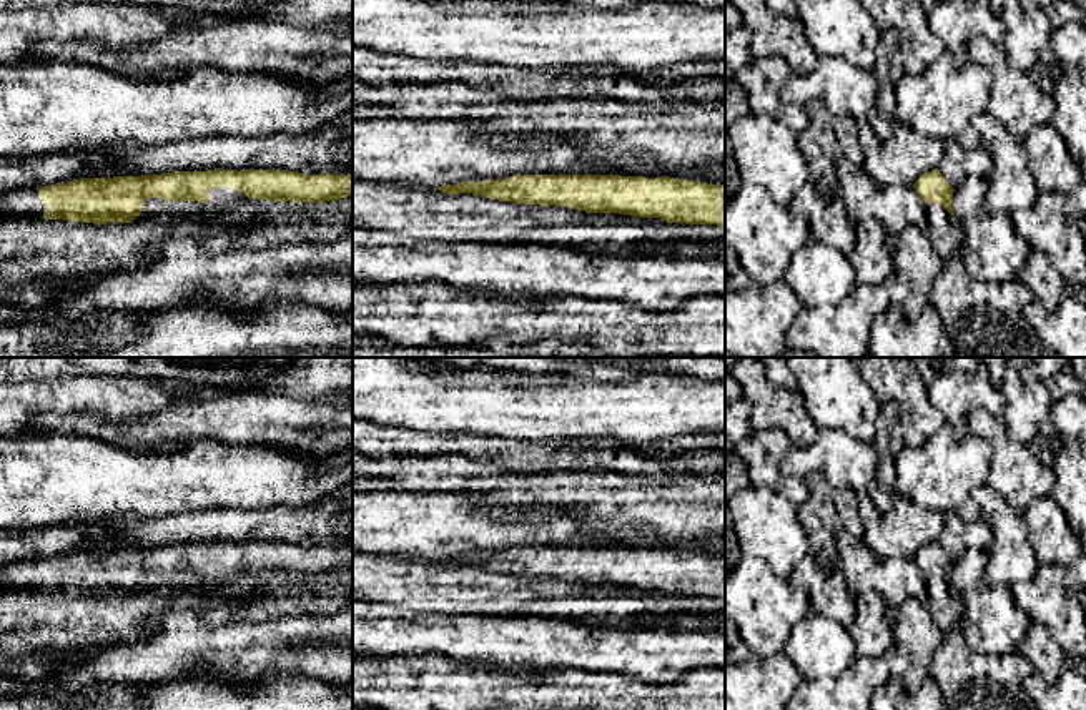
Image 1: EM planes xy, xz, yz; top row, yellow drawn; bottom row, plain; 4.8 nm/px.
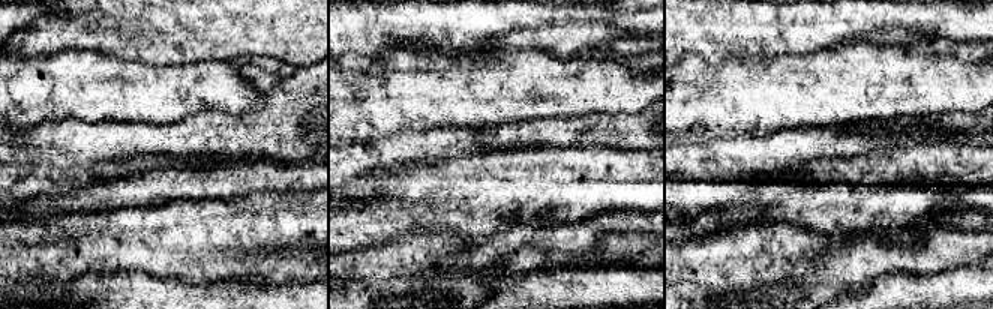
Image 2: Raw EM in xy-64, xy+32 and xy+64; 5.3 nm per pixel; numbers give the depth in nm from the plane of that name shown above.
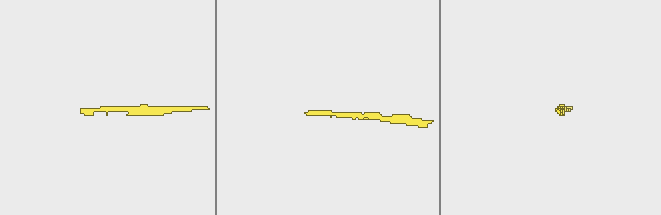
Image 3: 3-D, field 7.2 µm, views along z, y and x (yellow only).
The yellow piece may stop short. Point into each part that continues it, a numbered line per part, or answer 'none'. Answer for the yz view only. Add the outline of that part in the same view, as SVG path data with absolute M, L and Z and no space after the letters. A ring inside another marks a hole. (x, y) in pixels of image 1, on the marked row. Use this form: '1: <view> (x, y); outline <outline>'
1: yz (943, 228); outline M926 203L928 206L928 228L926 233L931 238L940 258L946 261L958 249L963 249L963 228L960 221L950 214L941 205Z

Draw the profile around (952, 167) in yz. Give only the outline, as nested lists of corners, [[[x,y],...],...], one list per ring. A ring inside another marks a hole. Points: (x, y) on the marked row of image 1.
[[[953,138],[945,140],[943,145],[945,153],[938,170],[953,190],[960,188],[971,176],[988,181],[991,171],[991,158],[981,146],[975,150],[965,150]]]

